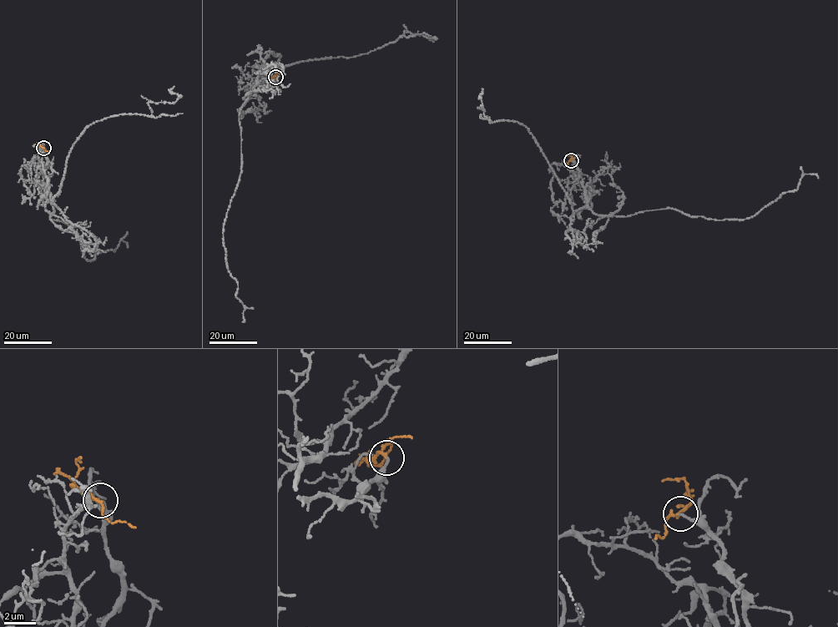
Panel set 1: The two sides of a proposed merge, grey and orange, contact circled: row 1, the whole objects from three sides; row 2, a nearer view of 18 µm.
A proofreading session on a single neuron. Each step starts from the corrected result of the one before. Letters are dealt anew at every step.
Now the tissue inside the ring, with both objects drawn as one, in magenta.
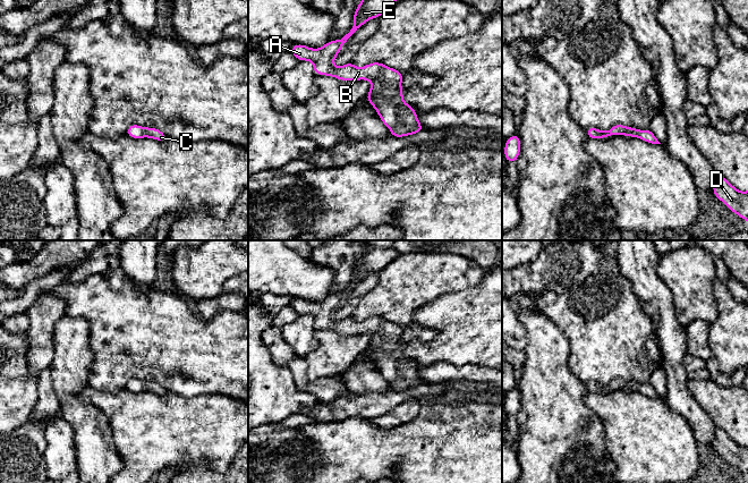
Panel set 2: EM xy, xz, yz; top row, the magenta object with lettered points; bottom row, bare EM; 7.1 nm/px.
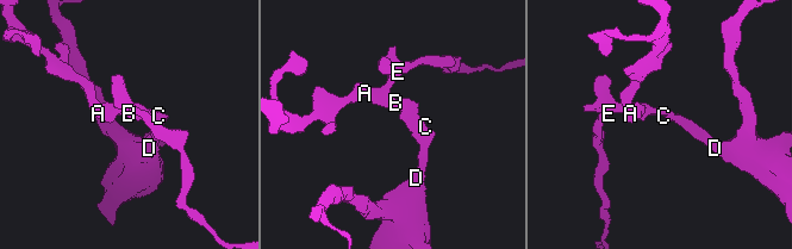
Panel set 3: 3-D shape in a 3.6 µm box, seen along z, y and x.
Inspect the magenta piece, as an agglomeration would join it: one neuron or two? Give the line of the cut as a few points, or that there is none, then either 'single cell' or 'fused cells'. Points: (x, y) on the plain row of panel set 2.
no cut | single cell

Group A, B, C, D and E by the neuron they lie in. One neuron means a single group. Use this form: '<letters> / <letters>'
A B C D E

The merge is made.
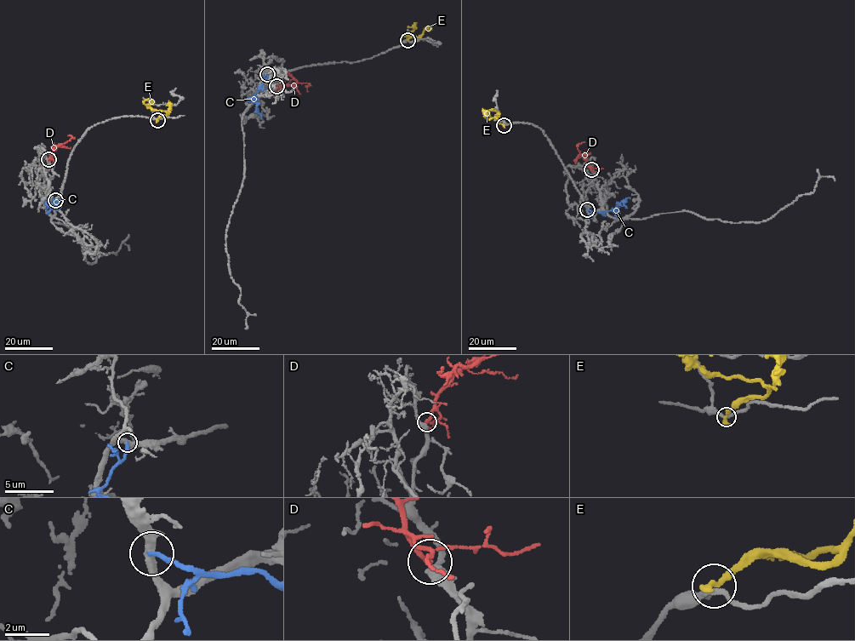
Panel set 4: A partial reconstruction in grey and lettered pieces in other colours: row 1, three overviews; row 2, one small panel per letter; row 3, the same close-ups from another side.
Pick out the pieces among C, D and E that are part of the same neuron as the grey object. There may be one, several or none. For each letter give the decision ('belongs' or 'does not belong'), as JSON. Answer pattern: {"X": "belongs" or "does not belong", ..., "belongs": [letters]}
{"C": "does not belong", "D": "belongs", "E": "does not belong", "belongs": ["D"]}

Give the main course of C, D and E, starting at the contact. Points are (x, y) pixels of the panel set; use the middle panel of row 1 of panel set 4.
C: (267, 75), (253, 100), (261, 118)
D: (276, 86), (307, 82), (310, 84), (307, 91)
E: (407, 40), (420, 37), (404, 35), (414, 29), (407, 26)

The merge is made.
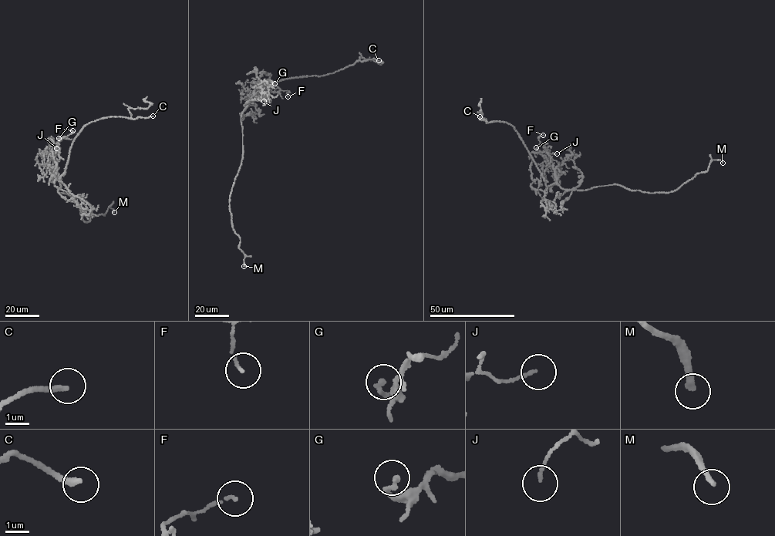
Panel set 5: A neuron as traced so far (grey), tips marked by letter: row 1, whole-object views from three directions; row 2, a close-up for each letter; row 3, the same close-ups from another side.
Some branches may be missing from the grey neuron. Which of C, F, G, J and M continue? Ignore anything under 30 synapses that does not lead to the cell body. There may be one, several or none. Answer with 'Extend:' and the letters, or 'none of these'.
Extend: C, M

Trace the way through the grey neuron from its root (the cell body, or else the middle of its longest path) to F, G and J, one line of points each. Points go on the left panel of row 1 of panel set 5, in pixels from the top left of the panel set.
F: (60, 186), (53, 156), (58, 142), (72, 130)
G: (60, 186), (53, 156), (57, 143), (65, 136), (58, 138)
J: (60, 186), (53, 159), (56, 148)

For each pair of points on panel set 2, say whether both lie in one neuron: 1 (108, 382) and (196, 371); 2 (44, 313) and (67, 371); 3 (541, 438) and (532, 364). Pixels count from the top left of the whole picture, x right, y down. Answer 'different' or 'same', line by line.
1: same
2: different
3: same

